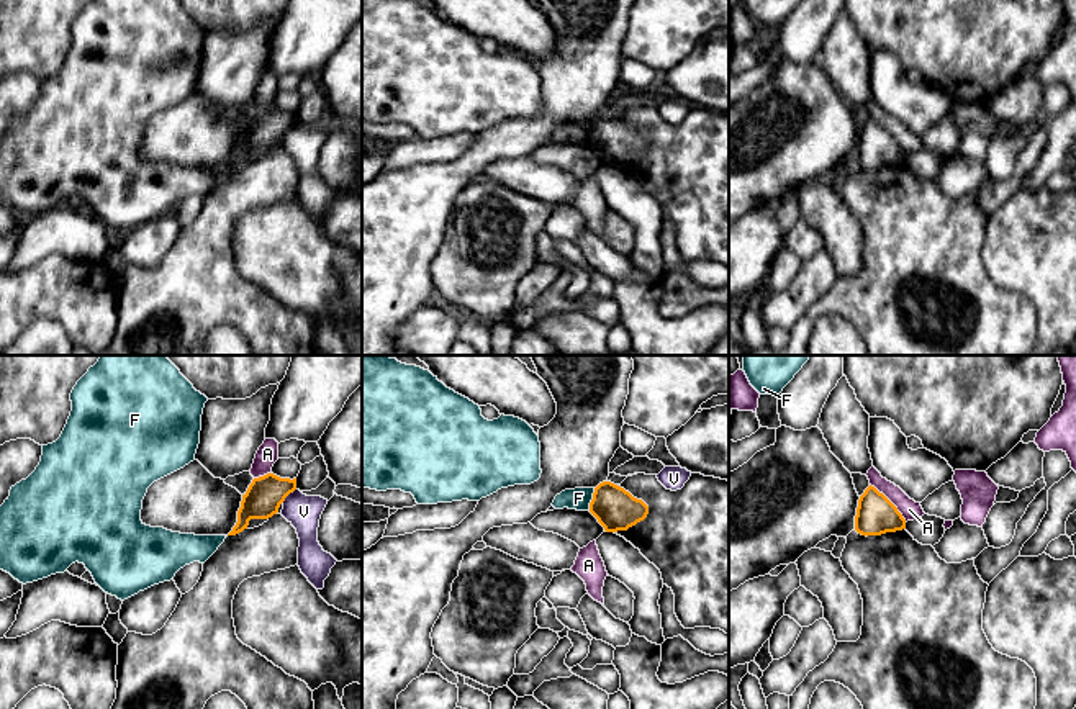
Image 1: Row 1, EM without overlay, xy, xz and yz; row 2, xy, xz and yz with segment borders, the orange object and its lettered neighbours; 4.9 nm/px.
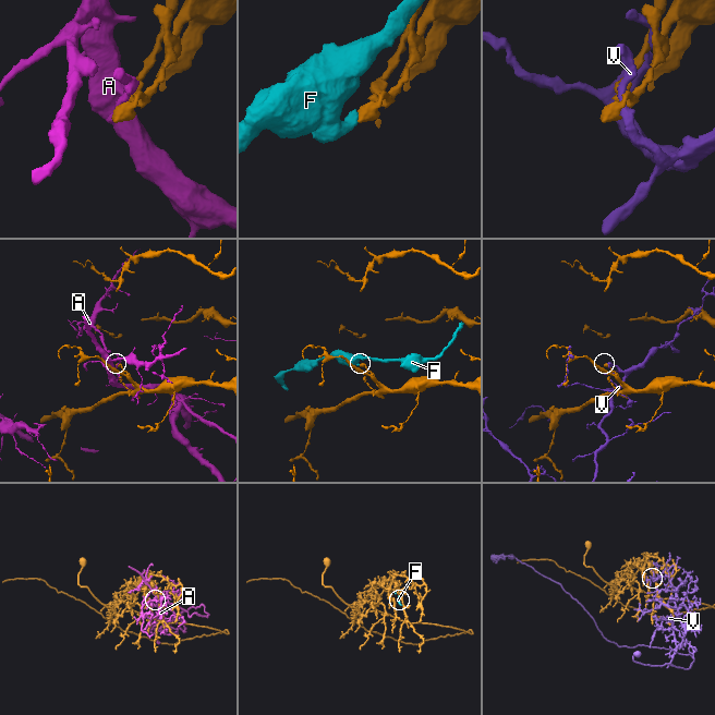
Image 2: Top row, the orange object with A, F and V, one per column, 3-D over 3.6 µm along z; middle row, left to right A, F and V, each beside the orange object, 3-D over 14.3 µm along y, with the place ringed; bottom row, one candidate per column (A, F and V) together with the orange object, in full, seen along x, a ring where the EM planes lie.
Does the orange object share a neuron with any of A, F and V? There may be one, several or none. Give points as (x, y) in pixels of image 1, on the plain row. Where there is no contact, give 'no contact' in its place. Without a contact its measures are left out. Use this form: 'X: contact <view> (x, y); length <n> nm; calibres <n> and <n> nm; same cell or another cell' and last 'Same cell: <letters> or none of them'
A: contact yz (890, 135); length 260 nm; calibres 190 and 90 nm; another cell
F: contact xz (592, 133); length 120 nm; calibres 200 and 110 nm; another cell
V: contact xy (289, 126); length 100 nm; calibres 180 and 160 nm; another cell
Same cell: none of them

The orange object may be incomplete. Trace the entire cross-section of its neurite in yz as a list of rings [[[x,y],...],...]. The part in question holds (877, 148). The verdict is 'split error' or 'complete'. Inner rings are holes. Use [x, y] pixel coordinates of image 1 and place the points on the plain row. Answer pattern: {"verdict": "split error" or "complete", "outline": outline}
{"verdict": "complete", "outline": [[[868,120],[858,133],[855,164],[861,169],[881,169],[906,162],[897,141],[875,120]]]}

